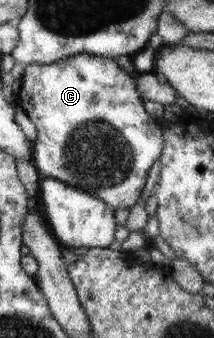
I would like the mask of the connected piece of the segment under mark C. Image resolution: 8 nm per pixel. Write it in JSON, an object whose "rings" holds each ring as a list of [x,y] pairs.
{"rings":[[[78,54],[56,60],[54,63],[39,64],[31,63],[25,67],[21,77],[21,86],[17,93],[17,106],[21,107],[29,115],[37,129],[37,137],[33,143],[32,163],[36,166],[40,178],[54,178],[63,181],[65,184],[72,184],[74,187],[82,188],[84,191],[97,195],[104,200],[115,211],[117,209],[130,209],[142,194],[145,194],[144,187],[147,183],[147,175],[150,168],[158,163],[157,159],[161,156],[163,144],[163,129],[159,119],[151,116],[144,108],[144,100],[136,89],[135,79],[123,68],[119,68],[114,58],[97,56],[92,54]]]}

